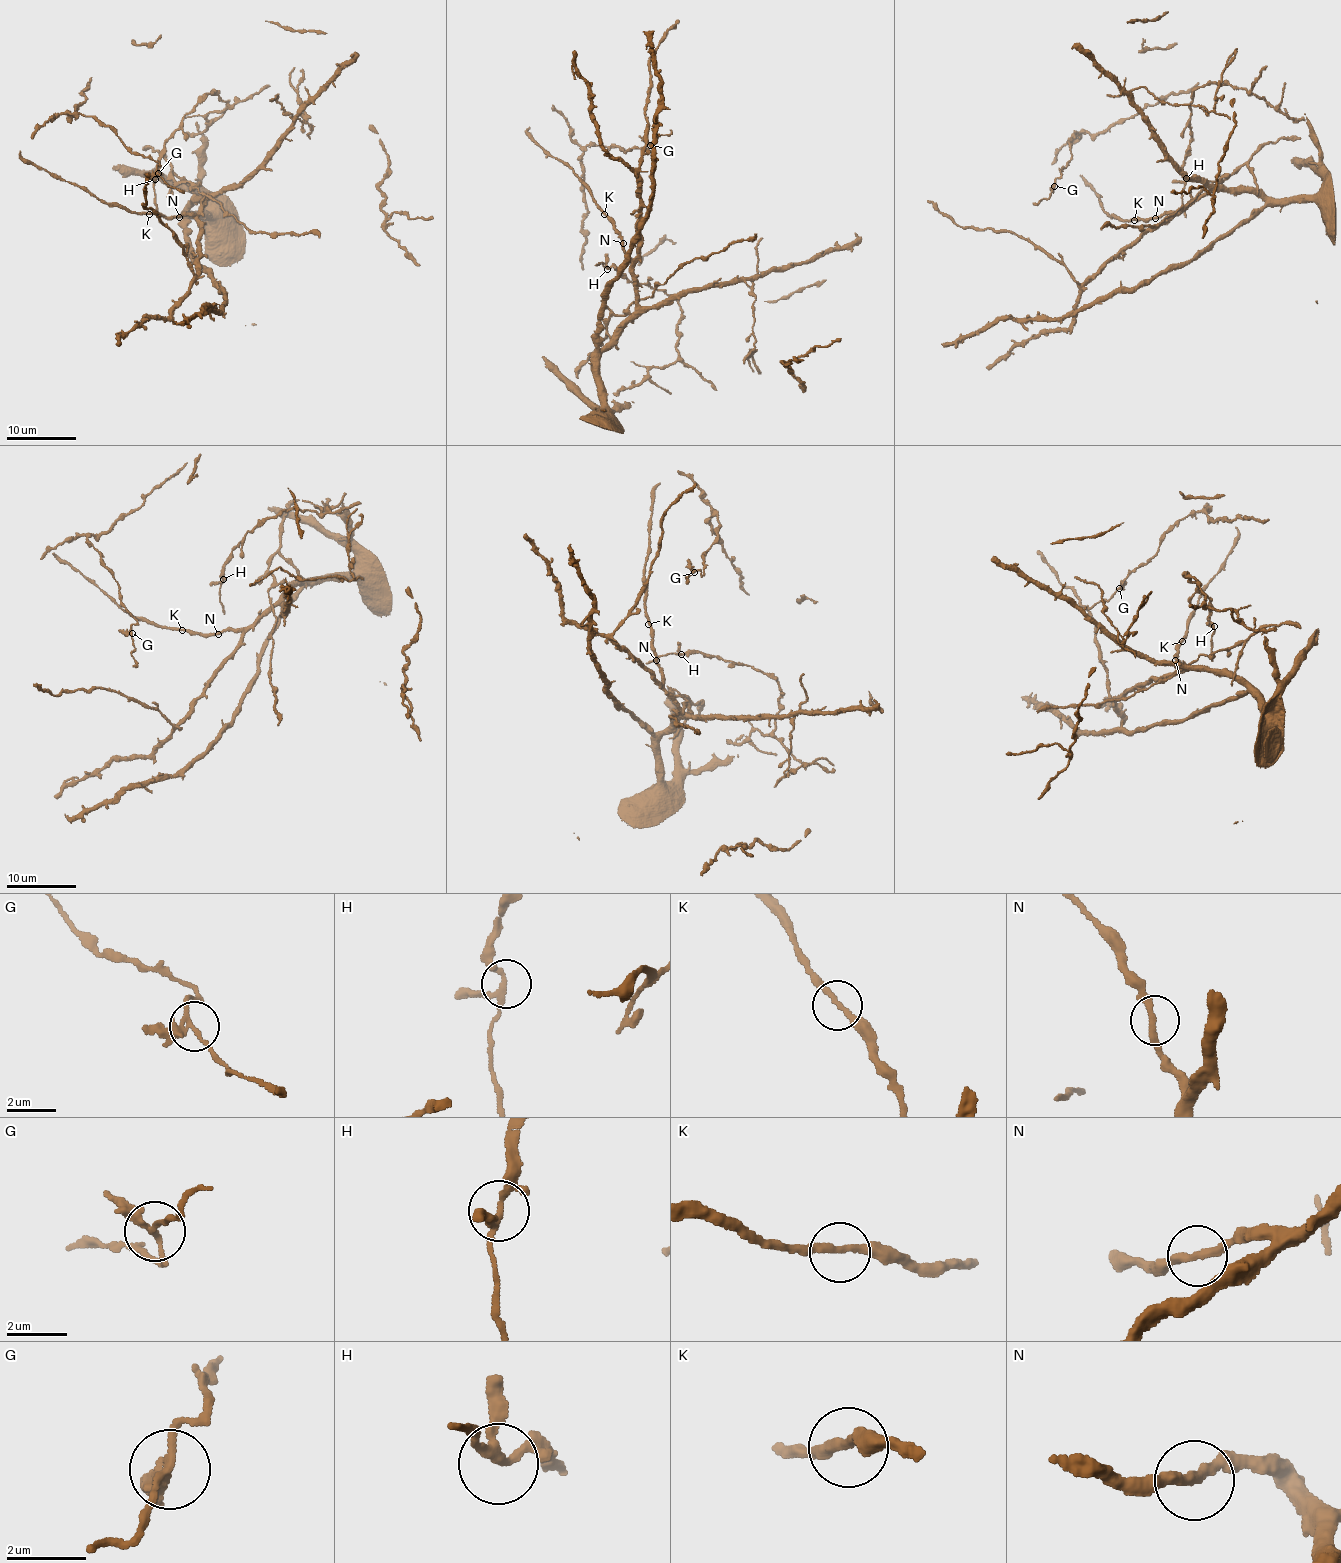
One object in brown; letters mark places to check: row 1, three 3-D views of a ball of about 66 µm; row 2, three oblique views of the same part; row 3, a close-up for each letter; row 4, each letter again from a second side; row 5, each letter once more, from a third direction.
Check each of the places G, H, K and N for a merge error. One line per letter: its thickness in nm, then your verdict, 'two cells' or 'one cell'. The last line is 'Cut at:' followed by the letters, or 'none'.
G: calibre 180 nm; one cell
H: calibre 170 nm; one cell
K: calibre 240 nm; one cell
N: calibre 260 nm; one cell
Cut at: none

